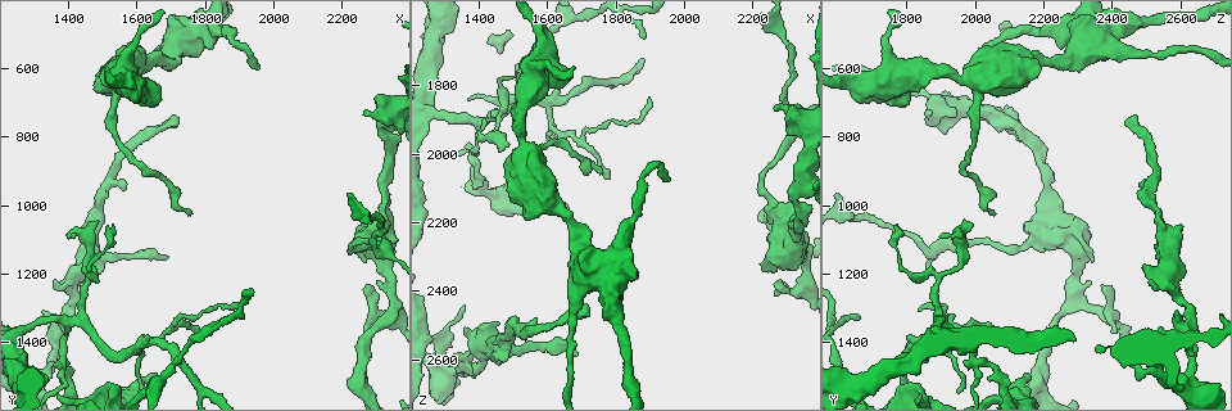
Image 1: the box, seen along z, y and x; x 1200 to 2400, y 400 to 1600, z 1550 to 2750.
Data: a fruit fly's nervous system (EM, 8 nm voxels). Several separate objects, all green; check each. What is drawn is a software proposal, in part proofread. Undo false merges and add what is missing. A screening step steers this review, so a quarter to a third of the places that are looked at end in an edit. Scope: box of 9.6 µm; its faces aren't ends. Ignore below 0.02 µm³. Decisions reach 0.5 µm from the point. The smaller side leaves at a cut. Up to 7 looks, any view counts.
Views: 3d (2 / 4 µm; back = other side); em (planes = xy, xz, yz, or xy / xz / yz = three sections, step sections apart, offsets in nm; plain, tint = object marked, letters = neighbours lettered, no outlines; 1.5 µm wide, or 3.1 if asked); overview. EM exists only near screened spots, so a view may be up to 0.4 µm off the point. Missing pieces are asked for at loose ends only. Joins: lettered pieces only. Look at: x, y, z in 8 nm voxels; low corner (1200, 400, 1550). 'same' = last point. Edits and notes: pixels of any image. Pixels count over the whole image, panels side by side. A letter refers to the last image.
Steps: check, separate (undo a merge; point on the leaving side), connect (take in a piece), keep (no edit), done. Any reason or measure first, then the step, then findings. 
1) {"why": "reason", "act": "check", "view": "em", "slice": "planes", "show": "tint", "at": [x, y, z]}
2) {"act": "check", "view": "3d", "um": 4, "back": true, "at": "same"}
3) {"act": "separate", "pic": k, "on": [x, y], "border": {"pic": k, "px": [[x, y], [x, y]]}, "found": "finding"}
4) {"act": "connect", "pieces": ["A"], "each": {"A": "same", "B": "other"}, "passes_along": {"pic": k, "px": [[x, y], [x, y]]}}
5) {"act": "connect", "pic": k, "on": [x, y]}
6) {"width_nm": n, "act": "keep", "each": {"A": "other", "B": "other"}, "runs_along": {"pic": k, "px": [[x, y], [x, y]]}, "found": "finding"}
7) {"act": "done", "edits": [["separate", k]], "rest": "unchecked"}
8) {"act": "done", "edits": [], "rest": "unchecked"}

{"why": "thick turns thin", "act": "check", "view": "em", "slice": "planes", "show": "letters", "at": [1520, 630, 1970]}

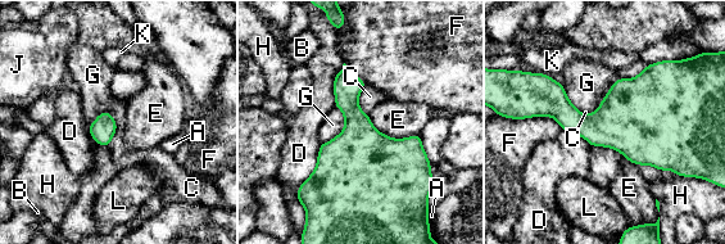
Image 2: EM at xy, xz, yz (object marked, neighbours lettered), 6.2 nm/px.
{"width_nm": 160, "act": "keep", "each": {"A": "other", "B": "other", "C": "other", "D": "other", "E": "other", "F": "other", "G": "other", "H": "other", "J": "other", "K": "other", "L": "other"}, "border": {"pic": 2, "px": [[335, 105], [343, 129], [322, 143]]}, "found": "continuous, no second neuron"}

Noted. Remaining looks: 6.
{"why": "an open end", "act": "check", "view": "3d", "um": 4, "at": [1960, 590, 2070]}

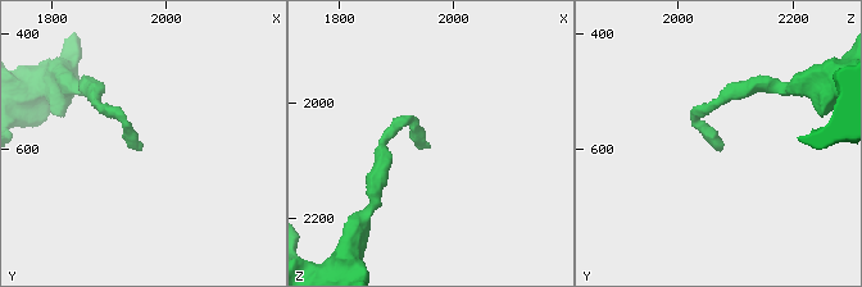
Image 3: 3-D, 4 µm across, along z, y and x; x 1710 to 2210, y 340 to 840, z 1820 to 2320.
{"why": "now the EM", "act": "check", "view": "em", "slice": "planes", "show": "plain", "at": [1960, 595, 2075]}

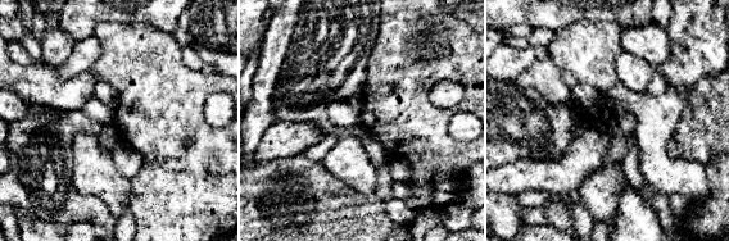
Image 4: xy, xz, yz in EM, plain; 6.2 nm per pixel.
{"why": "see the neighbours", "act": "check", "view": "em", "slice": "planes", "show": "letters", "at": "same"}

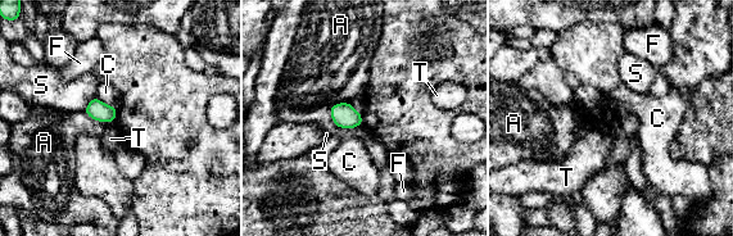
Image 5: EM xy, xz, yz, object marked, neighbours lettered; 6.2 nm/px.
{"act": "keep", "each": {"A": "other", "C": "other", "F": "other", "S": "other", "T": "other"}, "found": "no lettered piece goes on from it"}

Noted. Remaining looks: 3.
{"why": "a fork", "act": "check", "view": "em", "slice": "planes", "show": "tint", "at": [1800, 1540, 1790]}

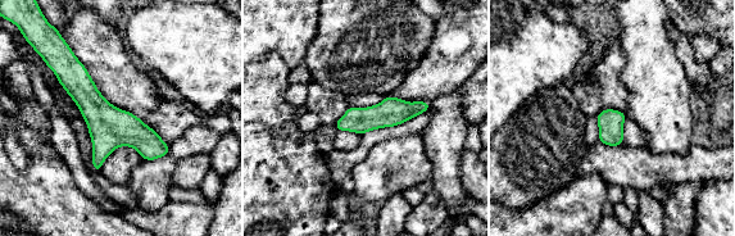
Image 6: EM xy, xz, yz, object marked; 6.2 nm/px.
{"why": "see the neighbours", "act": "check", "view": "em", "slice": "planes", "show": "letters", "at": "same"}

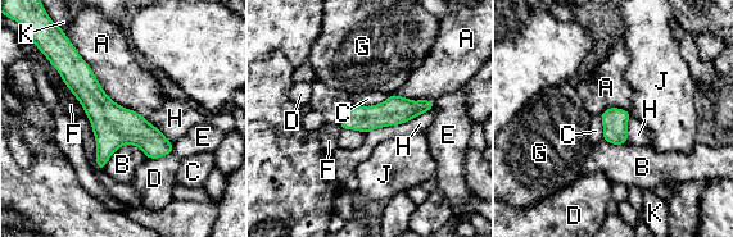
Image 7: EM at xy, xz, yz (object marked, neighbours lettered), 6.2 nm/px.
{"longest_contact_nm": ["A", 650], "act": "keep", "each": {"A": "other", "B": "other", "C": "other", "D": "other", "E": "other", "F": "other", "G": "other", "H": "other", "J": "other", "K": "other"}, "runs_along": {"pic": 7, "px": [[75, 60], [125, 127], [170, 149]]}, "found": "continuous, no second neuron"}

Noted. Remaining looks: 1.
{"act": "done", "edits": [], "rest": "unchecked"}

